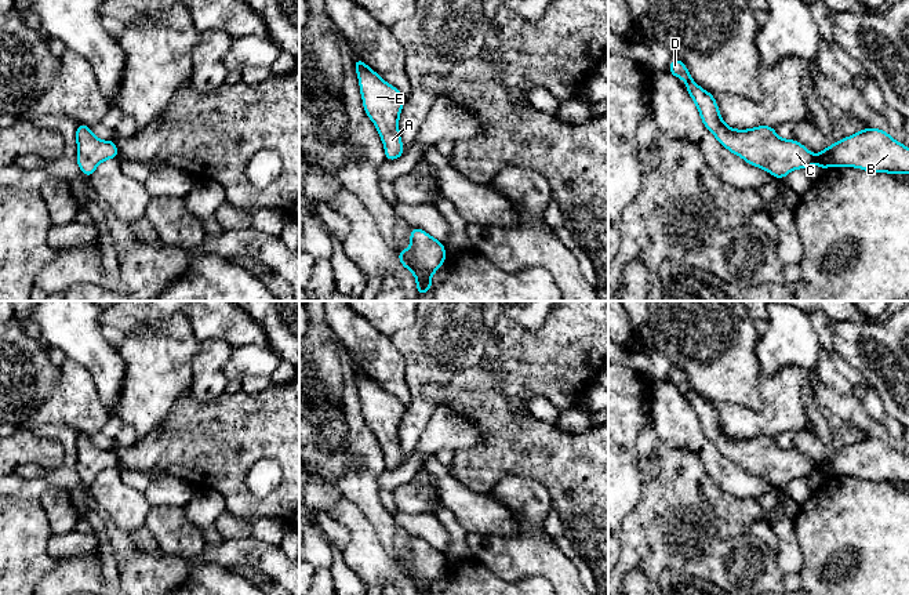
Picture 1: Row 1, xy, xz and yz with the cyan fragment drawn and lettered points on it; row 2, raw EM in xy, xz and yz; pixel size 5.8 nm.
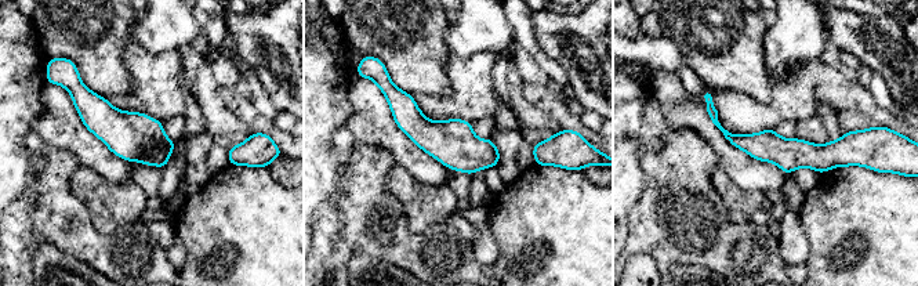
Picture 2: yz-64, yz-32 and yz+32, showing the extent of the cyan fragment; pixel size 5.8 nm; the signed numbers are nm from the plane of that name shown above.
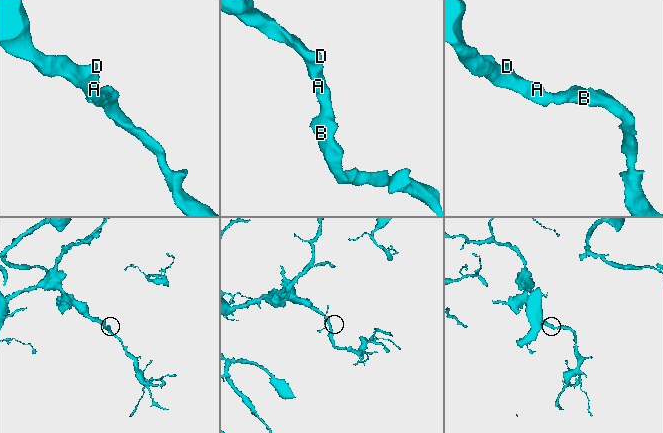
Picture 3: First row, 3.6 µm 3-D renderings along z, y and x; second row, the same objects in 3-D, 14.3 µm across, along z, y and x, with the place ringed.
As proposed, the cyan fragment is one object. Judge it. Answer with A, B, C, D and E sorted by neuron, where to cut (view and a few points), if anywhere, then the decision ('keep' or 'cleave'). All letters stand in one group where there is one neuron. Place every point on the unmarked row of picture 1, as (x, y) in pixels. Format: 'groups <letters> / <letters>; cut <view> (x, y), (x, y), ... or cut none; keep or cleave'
groups A B C D E; cut none; keep

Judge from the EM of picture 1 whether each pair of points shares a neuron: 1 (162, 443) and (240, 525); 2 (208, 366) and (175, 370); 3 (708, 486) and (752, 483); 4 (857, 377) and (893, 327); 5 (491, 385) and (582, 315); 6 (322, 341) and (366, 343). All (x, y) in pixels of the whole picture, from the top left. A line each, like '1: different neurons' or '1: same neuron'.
1: different neurons
2: different neurons
3: different neurons
4: different neurons
5: different neurons
6: different neurons

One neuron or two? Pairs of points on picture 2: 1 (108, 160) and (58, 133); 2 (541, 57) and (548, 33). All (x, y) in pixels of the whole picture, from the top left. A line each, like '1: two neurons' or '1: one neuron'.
1: one neuron
2: two neurons

